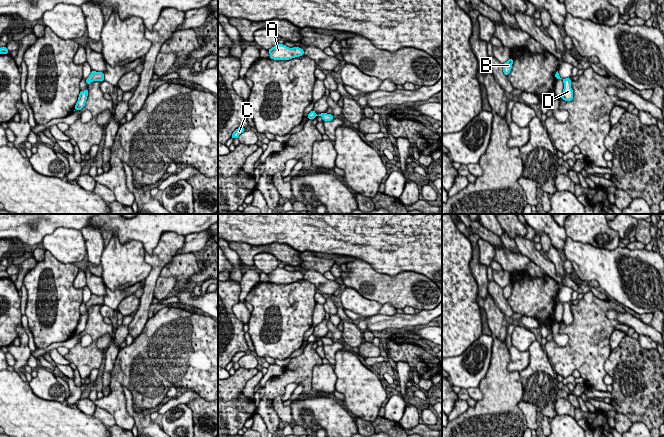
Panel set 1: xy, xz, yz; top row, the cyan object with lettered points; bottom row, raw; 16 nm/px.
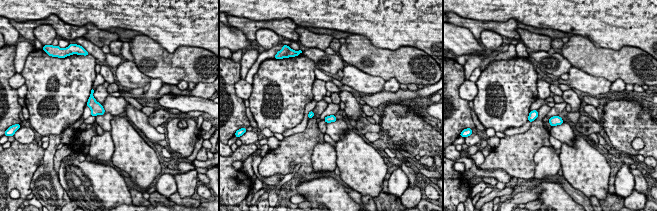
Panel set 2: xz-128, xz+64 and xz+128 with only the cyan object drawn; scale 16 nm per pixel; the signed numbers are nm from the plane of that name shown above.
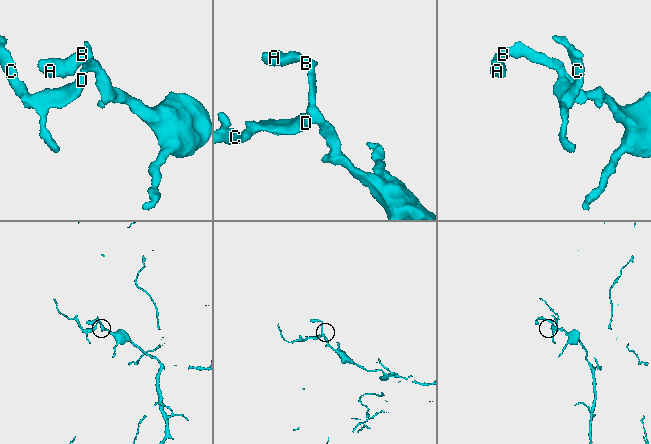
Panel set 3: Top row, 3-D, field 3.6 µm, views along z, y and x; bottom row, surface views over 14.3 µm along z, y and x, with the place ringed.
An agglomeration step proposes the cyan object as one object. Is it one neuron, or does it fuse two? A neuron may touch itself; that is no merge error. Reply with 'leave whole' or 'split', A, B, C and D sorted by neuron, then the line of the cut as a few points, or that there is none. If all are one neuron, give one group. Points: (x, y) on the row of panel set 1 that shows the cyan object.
leave whole; groups A B C D; cut none

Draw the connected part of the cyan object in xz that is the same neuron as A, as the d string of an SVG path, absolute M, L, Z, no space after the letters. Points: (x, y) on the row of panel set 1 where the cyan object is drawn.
M276 44L268 50L271 59L274 60L289 60L295 57L304 55L304 50L299 47L289 48L283 44Z

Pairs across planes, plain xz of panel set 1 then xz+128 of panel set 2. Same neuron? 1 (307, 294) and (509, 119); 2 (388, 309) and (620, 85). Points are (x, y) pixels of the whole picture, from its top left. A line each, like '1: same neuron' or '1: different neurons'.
1: same neuron
2: same neuron

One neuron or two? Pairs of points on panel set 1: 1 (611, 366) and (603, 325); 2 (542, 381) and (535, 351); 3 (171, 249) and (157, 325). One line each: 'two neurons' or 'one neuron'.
1: two neurons
2: one neuron
3: two neurons

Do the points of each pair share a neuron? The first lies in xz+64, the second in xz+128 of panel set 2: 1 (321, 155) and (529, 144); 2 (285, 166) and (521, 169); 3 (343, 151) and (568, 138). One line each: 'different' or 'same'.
1: different
2: same
3: different

